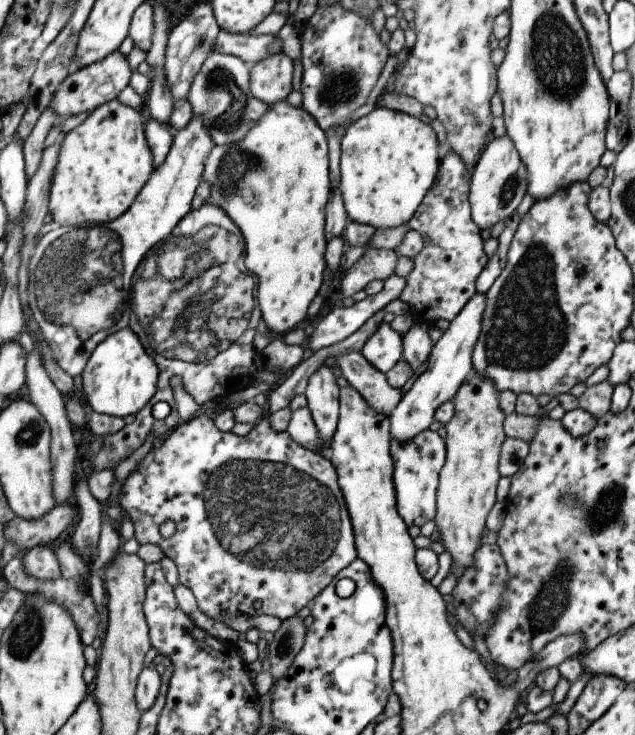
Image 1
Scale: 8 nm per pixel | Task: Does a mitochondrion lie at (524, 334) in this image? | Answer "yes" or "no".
yes

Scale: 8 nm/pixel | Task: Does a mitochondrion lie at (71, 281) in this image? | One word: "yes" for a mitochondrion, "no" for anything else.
yes

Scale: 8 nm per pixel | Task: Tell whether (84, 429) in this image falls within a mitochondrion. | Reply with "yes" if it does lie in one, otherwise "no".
no

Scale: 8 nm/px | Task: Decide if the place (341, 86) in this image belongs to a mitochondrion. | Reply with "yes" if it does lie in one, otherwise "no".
yes

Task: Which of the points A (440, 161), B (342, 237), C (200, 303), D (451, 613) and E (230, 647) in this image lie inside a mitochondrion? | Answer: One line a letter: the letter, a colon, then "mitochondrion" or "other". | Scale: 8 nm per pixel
A: other
B: other
C: mitochondrion
D: other
E: other

